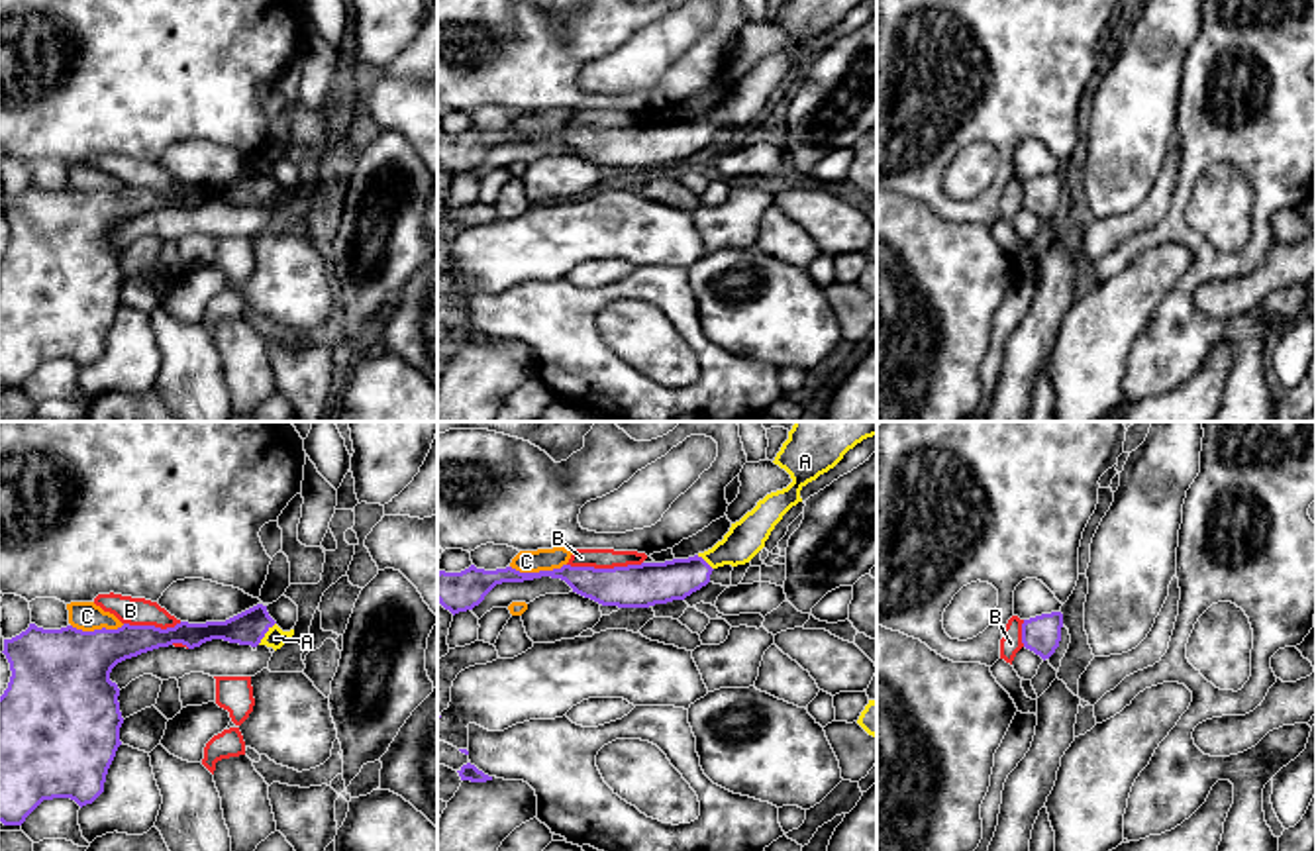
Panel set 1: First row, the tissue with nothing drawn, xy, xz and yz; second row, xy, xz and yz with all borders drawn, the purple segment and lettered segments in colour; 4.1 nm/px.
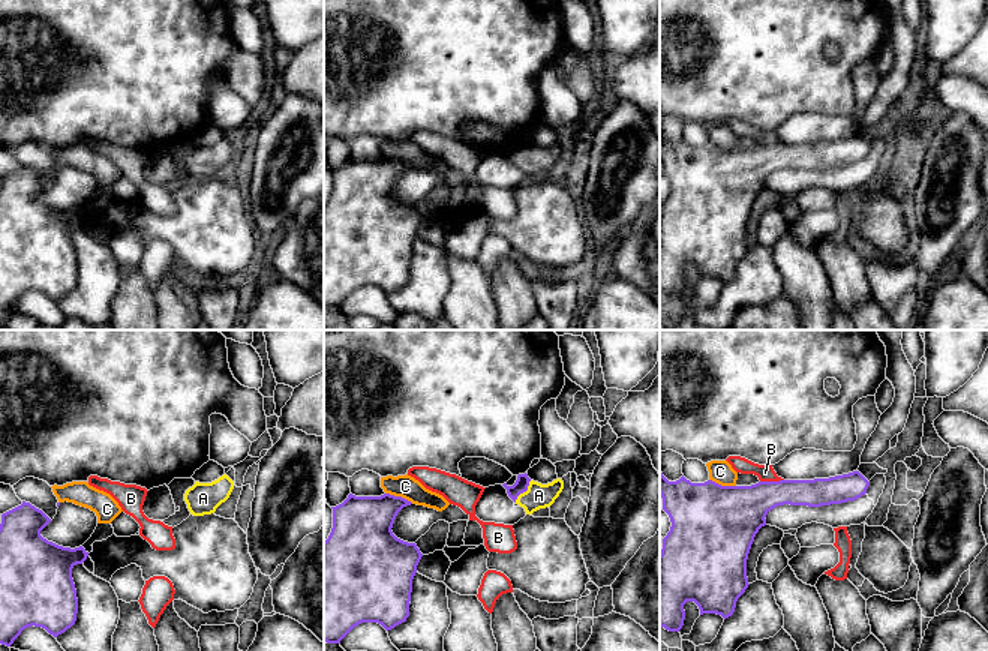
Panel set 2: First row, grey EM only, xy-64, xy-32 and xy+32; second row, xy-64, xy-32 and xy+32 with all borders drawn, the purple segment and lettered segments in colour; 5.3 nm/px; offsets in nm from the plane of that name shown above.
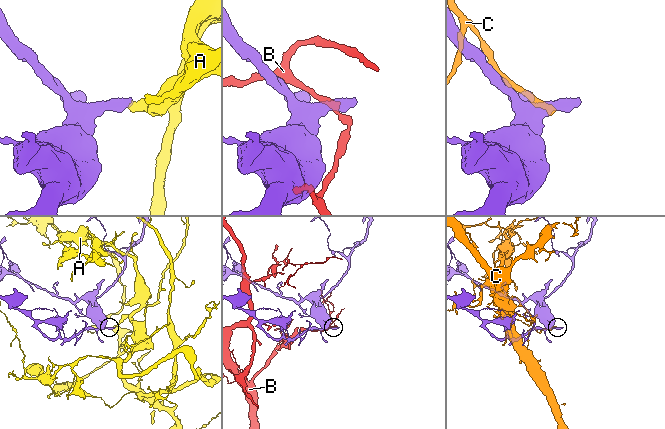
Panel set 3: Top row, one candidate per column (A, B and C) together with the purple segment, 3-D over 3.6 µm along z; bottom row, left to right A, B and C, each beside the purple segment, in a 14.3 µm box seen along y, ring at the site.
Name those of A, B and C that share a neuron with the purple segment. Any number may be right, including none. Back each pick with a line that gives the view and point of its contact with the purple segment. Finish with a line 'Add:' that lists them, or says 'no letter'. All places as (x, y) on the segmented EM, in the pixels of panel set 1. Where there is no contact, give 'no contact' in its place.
A: contact xy (265, 632)
Add: A

